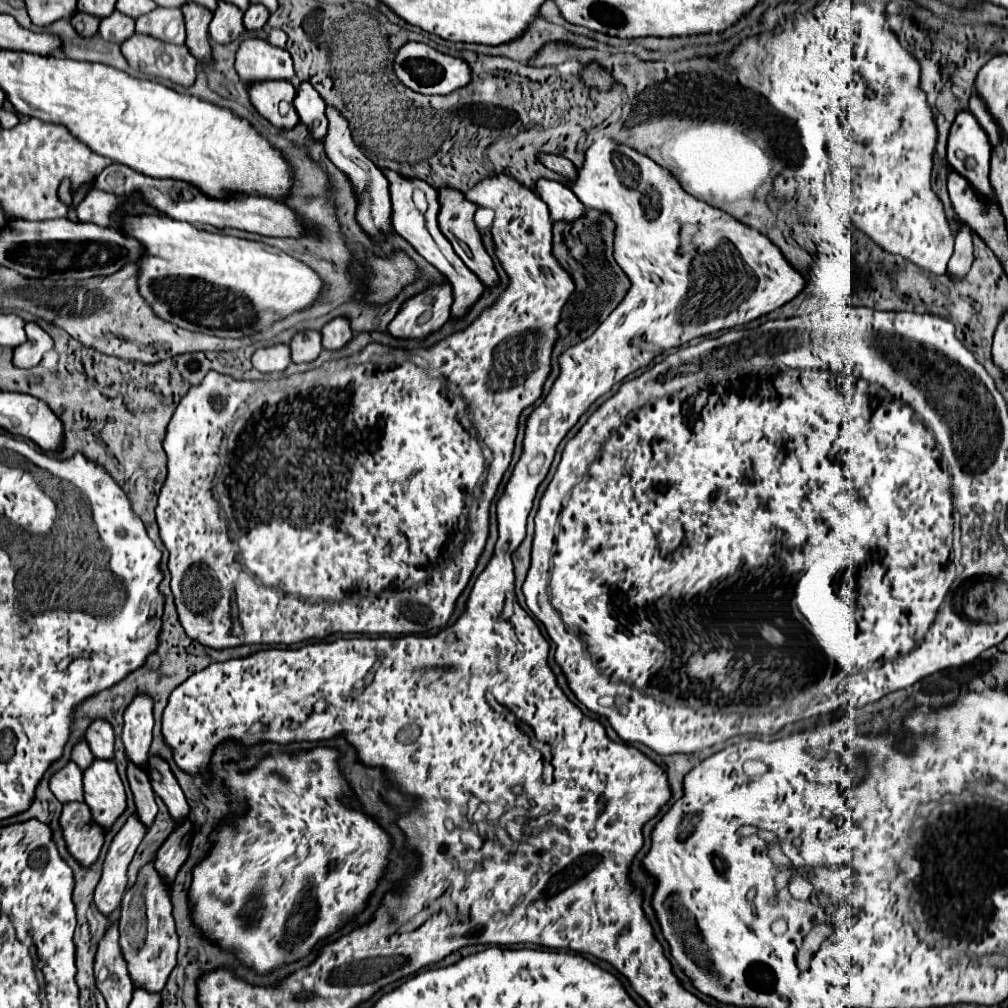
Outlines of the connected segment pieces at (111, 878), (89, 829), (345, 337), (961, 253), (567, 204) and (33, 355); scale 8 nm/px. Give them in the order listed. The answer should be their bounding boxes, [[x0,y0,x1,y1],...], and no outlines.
[[95,815,147,915],[59,803,103,867],[321,317,353,351],[949,223,973,277],[535,179,585,221],[13,323,53,369]]

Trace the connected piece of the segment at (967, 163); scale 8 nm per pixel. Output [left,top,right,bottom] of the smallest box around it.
[947,111,993,201]

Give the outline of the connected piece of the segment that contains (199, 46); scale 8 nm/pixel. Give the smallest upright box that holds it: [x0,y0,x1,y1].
[181,1,211,59]

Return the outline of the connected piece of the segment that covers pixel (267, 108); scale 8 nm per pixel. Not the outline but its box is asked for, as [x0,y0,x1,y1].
[247,79,299,129]

